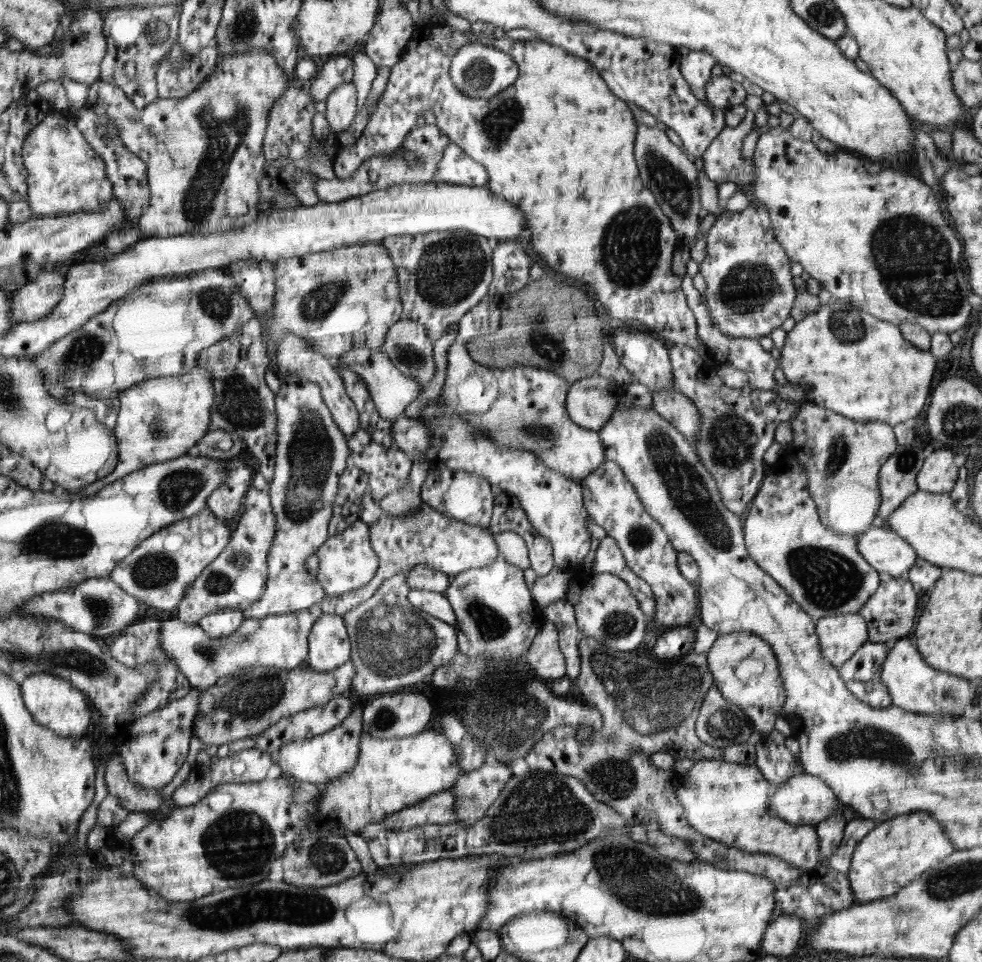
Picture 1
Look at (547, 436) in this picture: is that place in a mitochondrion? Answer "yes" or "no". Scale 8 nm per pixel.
yes

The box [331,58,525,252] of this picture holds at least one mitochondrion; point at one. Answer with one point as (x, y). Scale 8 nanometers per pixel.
(413, 159)

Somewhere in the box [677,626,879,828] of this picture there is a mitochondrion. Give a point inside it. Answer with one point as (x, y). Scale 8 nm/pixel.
(723, 724)

